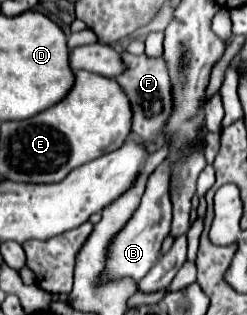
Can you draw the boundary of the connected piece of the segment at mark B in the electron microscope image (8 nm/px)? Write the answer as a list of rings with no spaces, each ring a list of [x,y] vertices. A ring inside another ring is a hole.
[[[165,158],[161,166],[155,168],[155,172],[149,176],[145,194],[141,198],[141,204],[137,212],[129,218],[129,222],[113,236],[107,256],[105,256],[105,270],[101,274],[103,280],[121,280],[121,278],[131,278],[139,282],[155,264],[159,258],[161,244],[165,236],[171,230],[171,196],[169,196],[169,186],[171,186],[171,166],[175,162]]]

